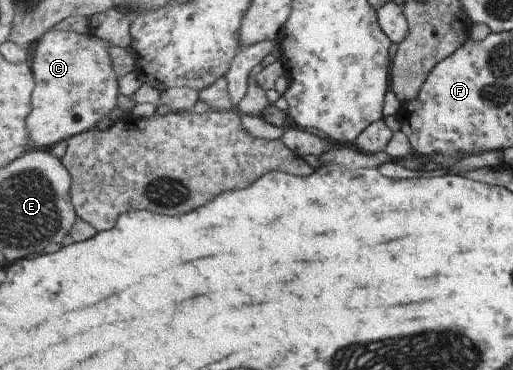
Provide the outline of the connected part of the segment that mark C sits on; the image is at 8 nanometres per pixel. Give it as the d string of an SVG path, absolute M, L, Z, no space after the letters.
M53 29L38 40L32 58L37 86L32 97L34 109L27 117L32 148L51 149L58 142L95 129L103 118L111 116L119 100L119 86L109 44L89 33Z

